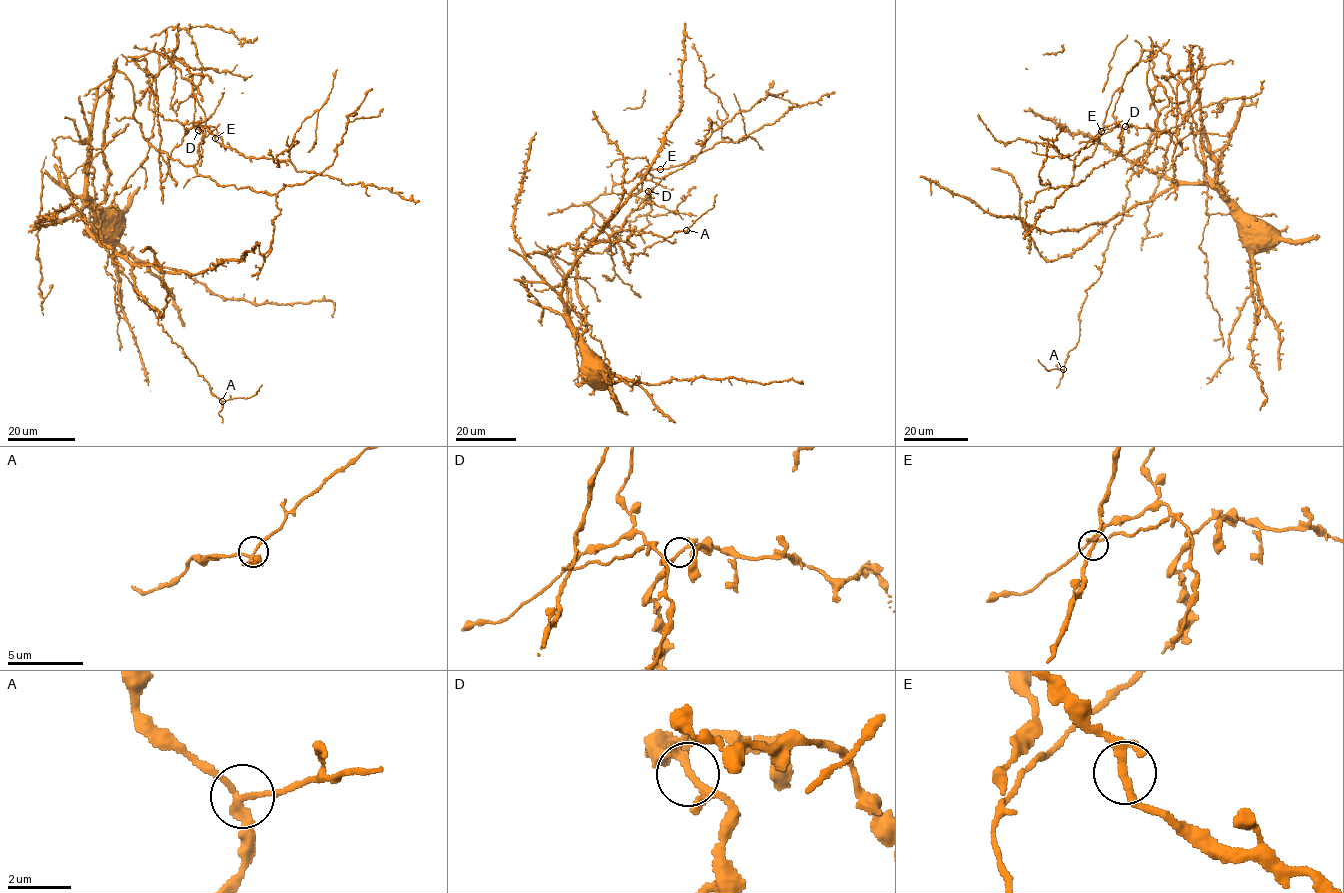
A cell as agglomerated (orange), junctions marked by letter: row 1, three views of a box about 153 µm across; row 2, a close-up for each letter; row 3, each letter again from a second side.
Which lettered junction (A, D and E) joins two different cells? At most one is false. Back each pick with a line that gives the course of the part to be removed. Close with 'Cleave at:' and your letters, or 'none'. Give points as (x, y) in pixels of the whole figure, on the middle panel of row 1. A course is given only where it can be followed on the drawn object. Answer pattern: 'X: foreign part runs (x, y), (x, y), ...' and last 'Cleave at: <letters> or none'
A: foreign part runs (687, 230), (710, 209), (717, 194)
Cleave at: A

